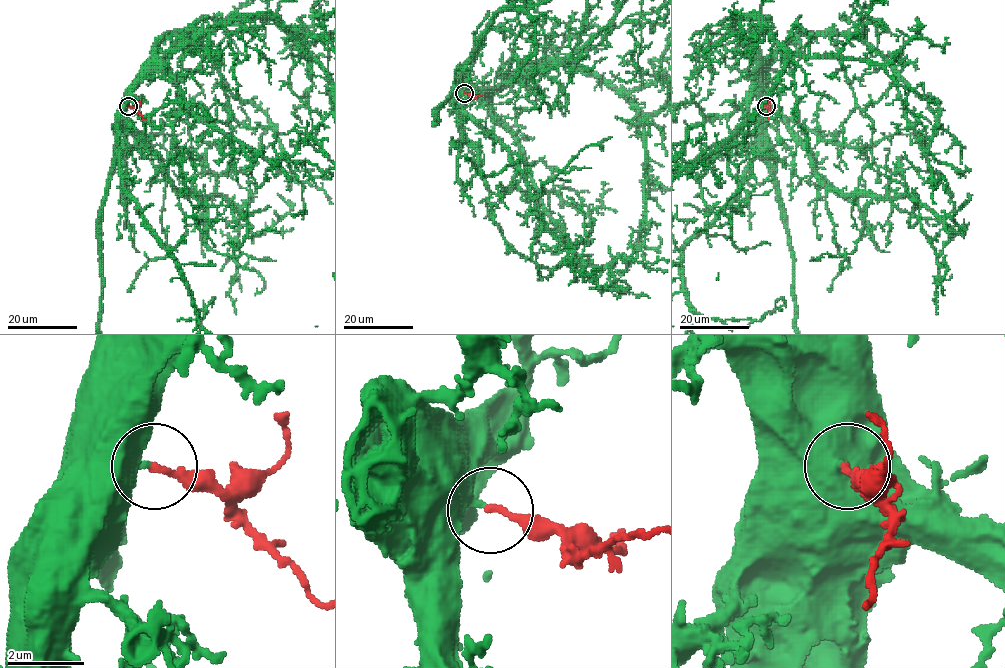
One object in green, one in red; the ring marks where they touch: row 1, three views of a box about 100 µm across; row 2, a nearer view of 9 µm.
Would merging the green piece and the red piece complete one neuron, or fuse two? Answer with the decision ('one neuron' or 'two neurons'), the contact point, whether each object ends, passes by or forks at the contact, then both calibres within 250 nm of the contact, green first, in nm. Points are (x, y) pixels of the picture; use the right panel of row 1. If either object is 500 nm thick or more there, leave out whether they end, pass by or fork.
one neuron | (766, 106) | 550/200 nm

